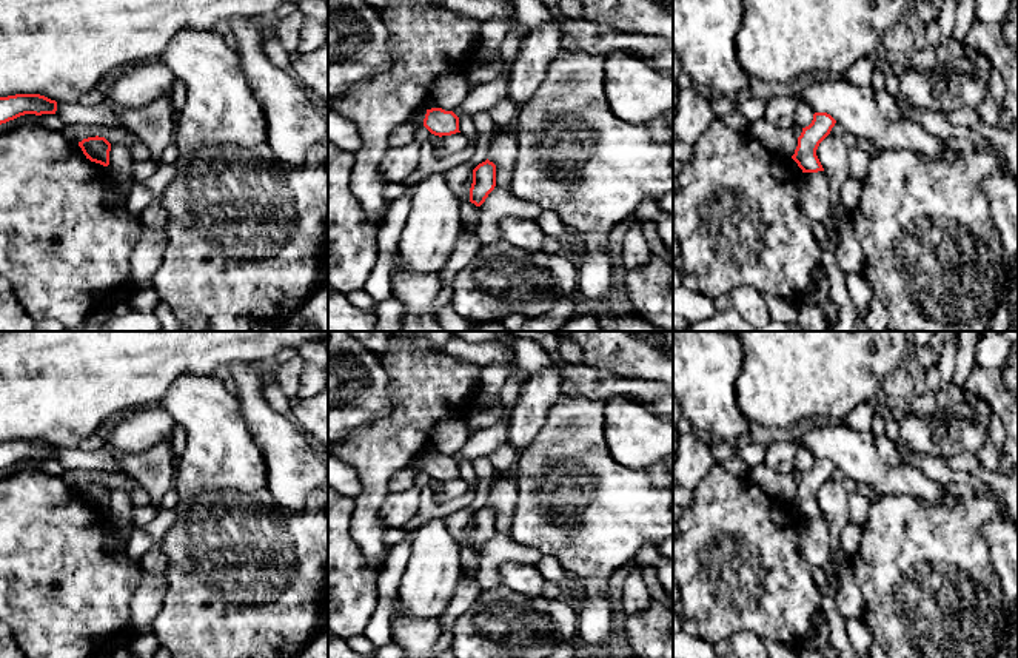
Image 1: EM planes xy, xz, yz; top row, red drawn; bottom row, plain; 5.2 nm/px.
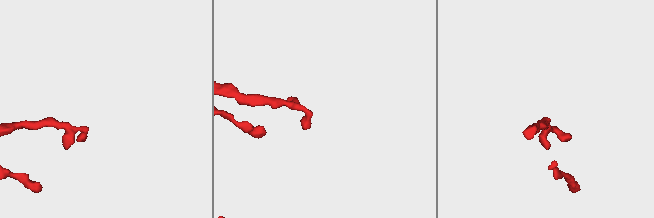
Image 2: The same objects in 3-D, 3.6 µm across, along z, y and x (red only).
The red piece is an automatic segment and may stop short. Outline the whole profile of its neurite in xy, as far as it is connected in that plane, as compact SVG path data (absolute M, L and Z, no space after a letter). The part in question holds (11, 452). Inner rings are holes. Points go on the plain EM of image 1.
M40 439L0 442L0 470L25 459L55 459L57 447Z

